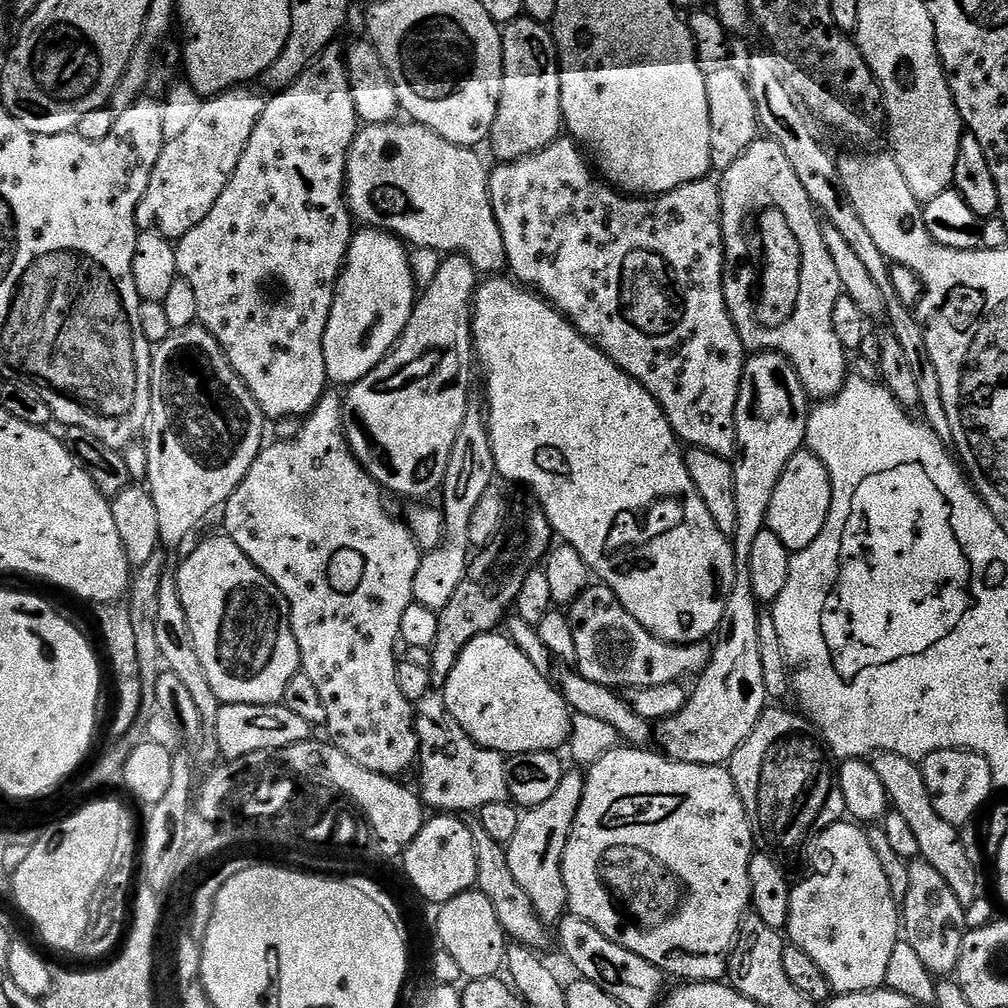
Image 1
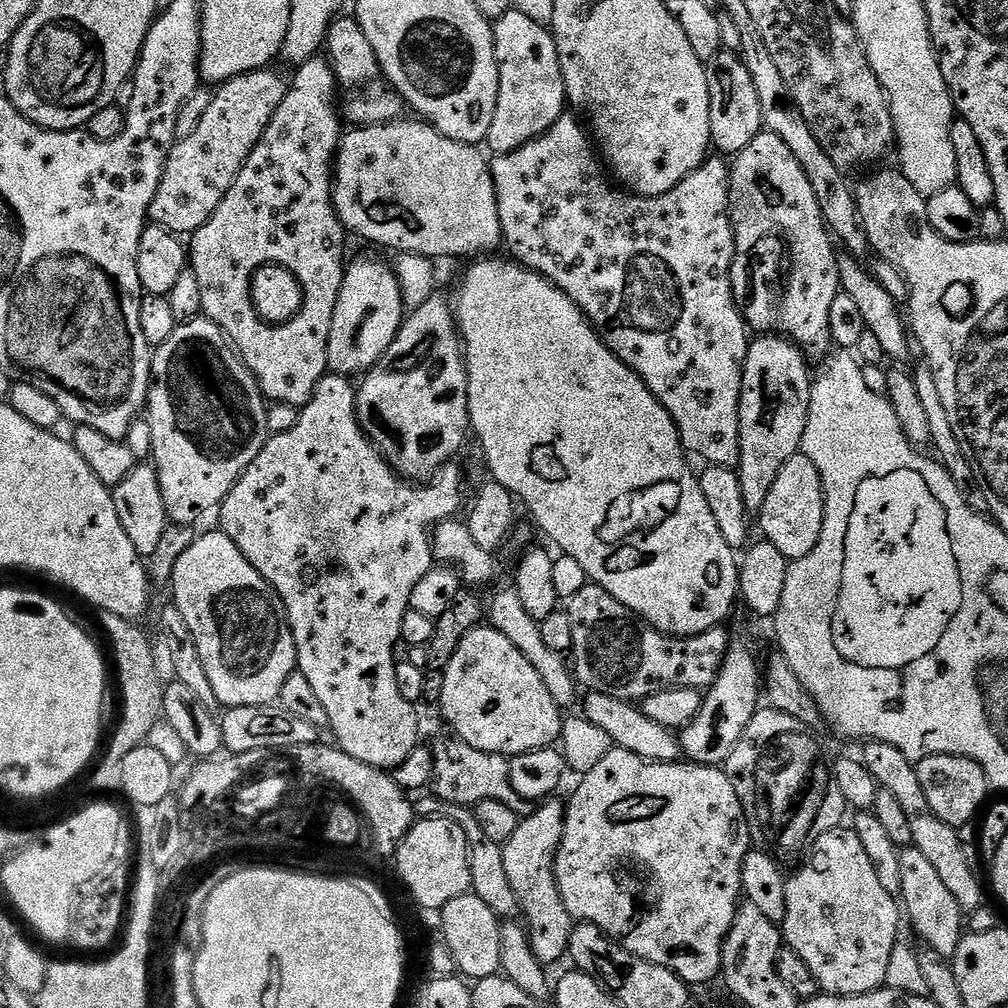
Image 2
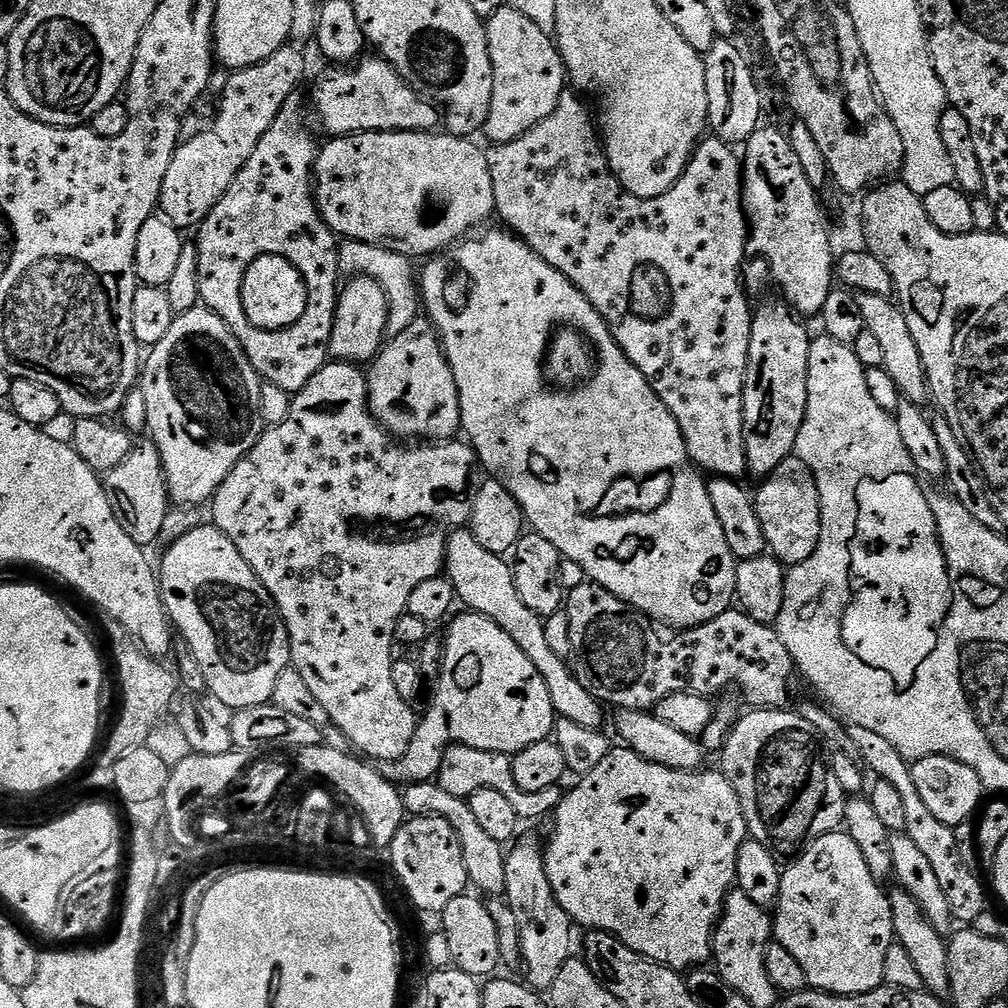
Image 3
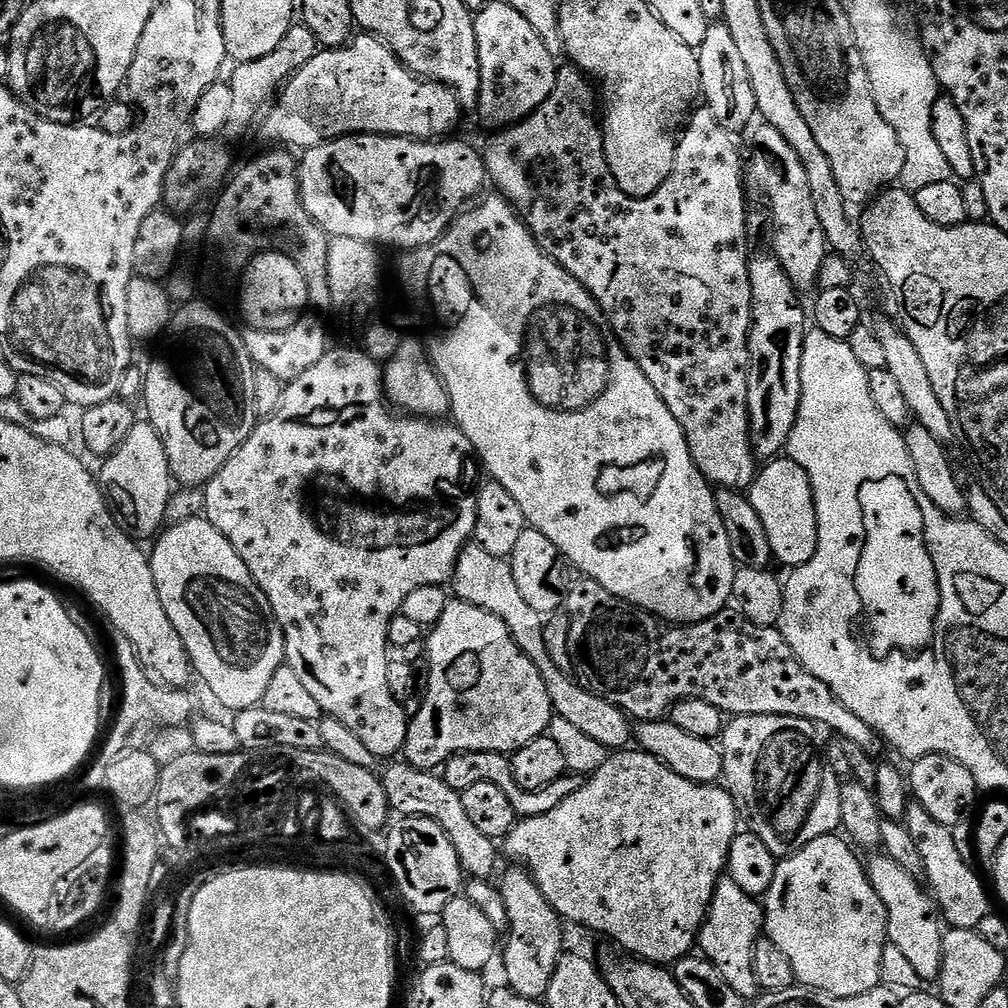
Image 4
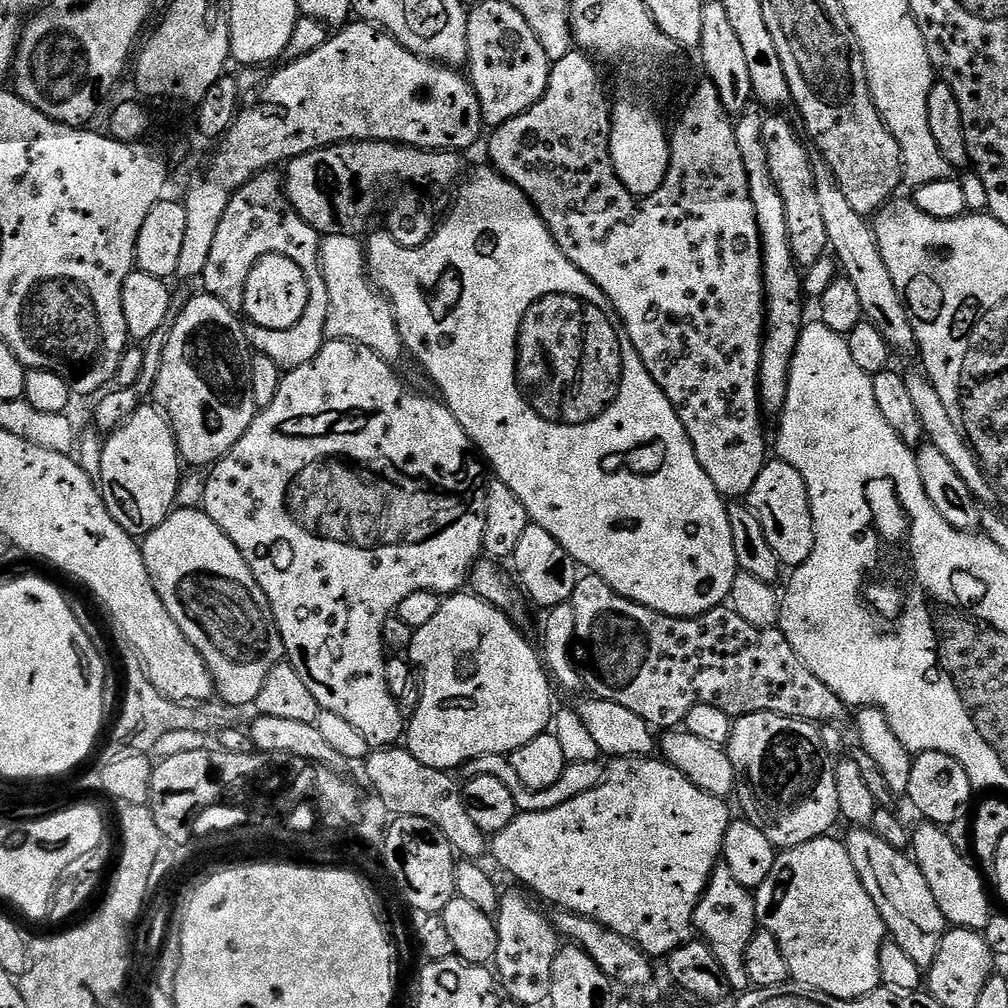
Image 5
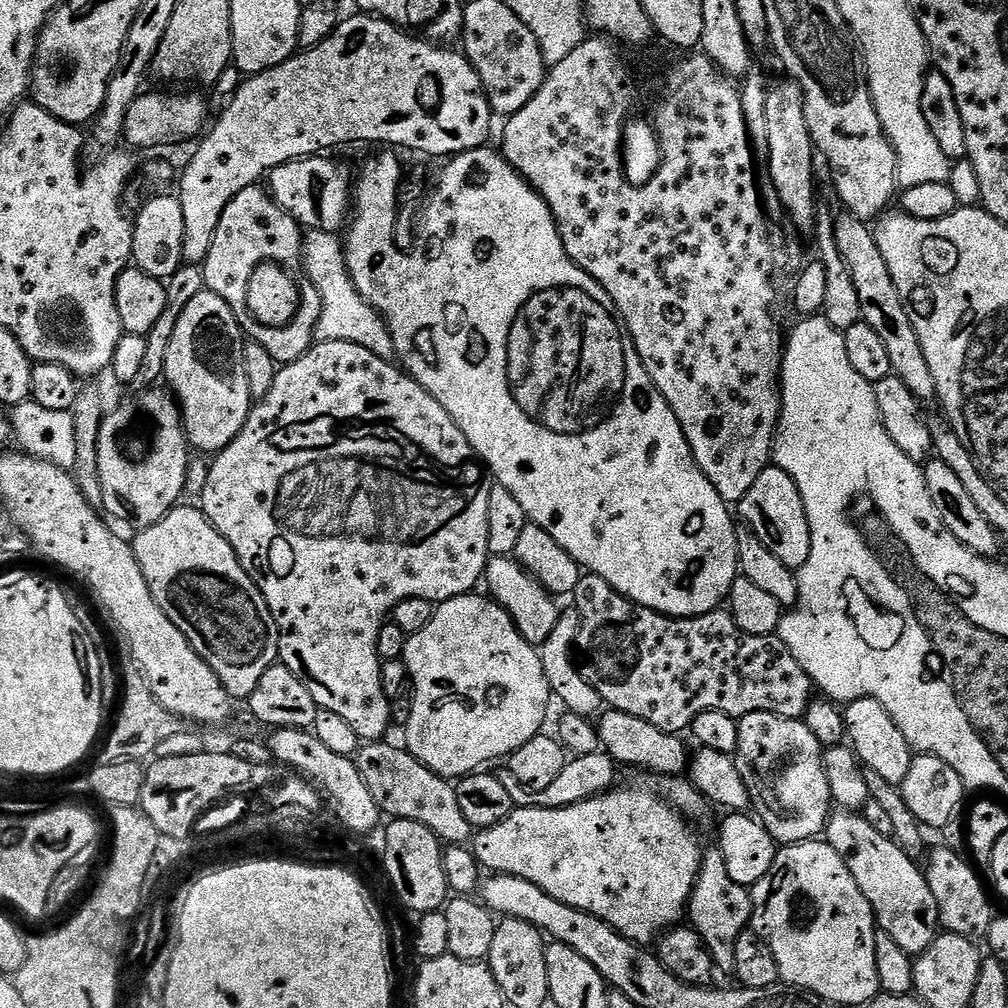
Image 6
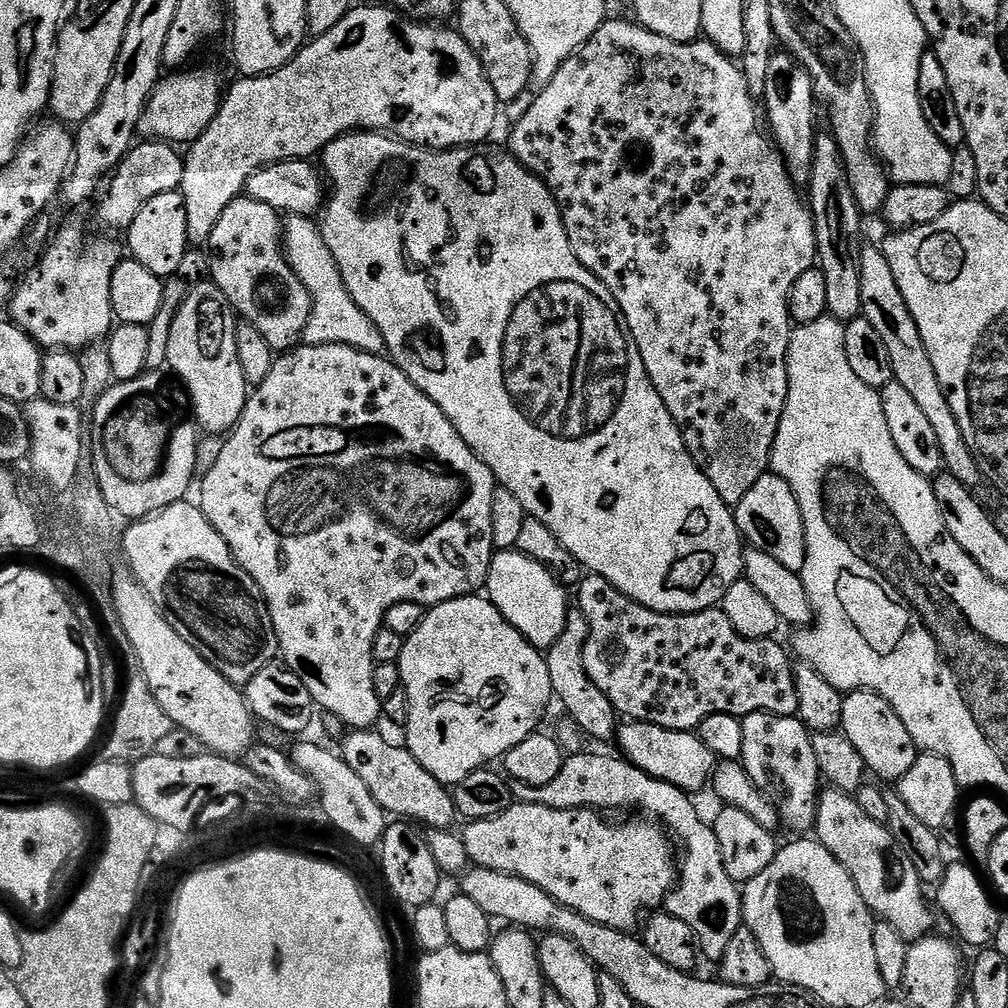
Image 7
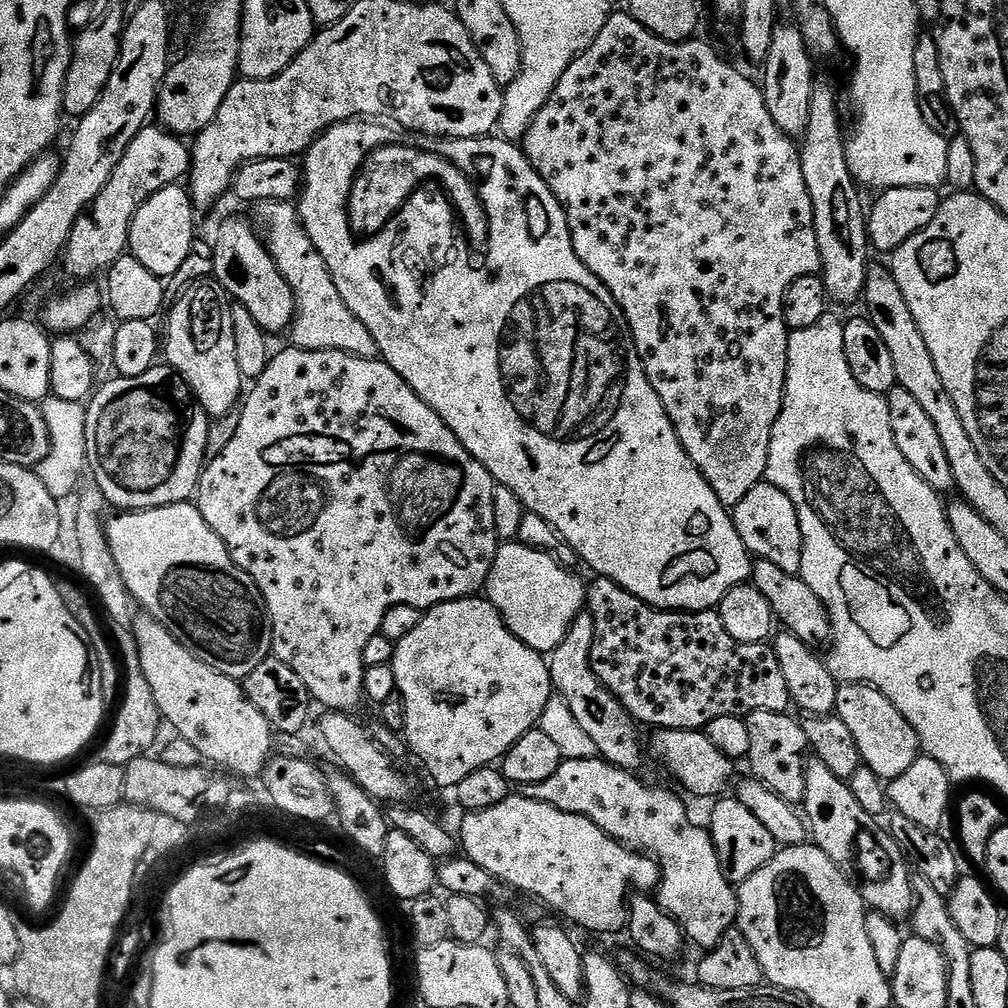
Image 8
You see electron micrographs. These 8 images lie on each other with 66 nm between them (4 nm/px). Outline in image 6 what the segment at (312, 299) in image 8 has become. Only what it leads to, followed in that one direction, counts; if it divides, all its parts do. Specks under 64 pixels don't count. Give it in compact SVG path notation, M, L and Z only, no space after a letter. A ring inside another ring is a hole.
M322 230L304 232L304 273L314 282L318 298L322 298L322 314L316 323L316 340L319 342L354 342L366 346L370 354L378 354L383 360L396 360L394 338L380 317L380 312L358 294L348 273L344 257L344 242L337 233Z

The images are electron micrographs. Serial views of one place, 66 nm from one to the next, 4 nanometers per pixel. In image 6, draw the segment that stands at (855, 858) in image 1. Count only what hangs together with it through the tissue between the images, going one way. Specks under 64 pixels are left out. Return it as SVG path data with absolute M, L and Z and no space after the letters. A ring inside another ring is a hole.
M820 838L781 847L766 878L752 885L750 891L751 931L760 935L770 946L774 962L778 962L778 974L783 983L810 990L833 1006L866 1006L878 995L878 966L874 966L874 942L878 931L876 916L870 902L866 902L866 894L858 890L858 882L854 882L854 874L850 874L838 850L834 850Z

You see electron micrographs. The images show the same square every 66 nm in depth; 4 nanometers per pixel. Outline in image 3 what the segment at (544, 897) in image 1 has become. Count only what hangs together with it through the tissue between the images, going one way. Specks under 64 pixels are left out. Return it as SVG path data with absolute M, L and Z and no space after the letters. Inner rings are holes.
M532 836L519 840L511 845L504 858L506 886L503 899L507 900L514 910L514 918L518 918L520 959L525 976L523 979L533 989L548 990L551 989L554 978L558 978L558 970L562 970L562 966L573 955L574 922L566 914L566 910L562 910L558 898L554 898L550 878L546 878L546 862L541 841L539 844Z

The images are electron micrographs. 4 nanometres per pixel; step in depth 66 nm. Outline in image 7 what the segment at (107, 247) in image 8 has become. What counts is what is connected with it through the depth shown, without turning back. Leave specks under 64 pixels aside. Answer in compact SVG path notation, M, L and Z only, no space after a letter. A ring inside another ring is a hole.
M150 139L140 143L124 155L124 161L107 181L104 201L100 204L100 220L108 228L126 230L132 225L134 218L138 218L138 210L142 210L142 206L146 206L150 198L163 192L175 192L182 182L184 156L176 153L179 151L173 145Z

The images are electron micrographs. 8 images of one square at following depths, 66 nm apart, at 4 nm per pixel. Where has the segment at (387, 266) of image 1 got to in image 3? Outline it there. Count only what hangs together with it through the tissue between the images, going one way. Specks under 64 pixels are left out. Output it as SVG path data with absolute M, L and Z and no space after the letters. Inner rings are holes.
M357 276L347 282L349 284L345 283L338 292L334 330L328 351L337 361L360 366L371 361L385 343L388 331L388 299L384 287L369 276Z

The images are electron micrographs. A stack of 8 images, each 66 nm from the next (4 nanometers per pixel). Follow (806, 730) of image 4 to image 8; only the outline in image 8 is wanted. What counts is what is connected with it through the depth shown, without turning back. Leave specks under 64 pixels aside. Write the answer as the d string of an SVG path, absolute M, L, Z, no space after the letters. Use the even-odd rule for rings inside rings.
M752 712L746 719L750 730L750 750L746 760L752 763L751 775L783 800L799 805L804 799L806 766L810 759L803 723L788 712Z

